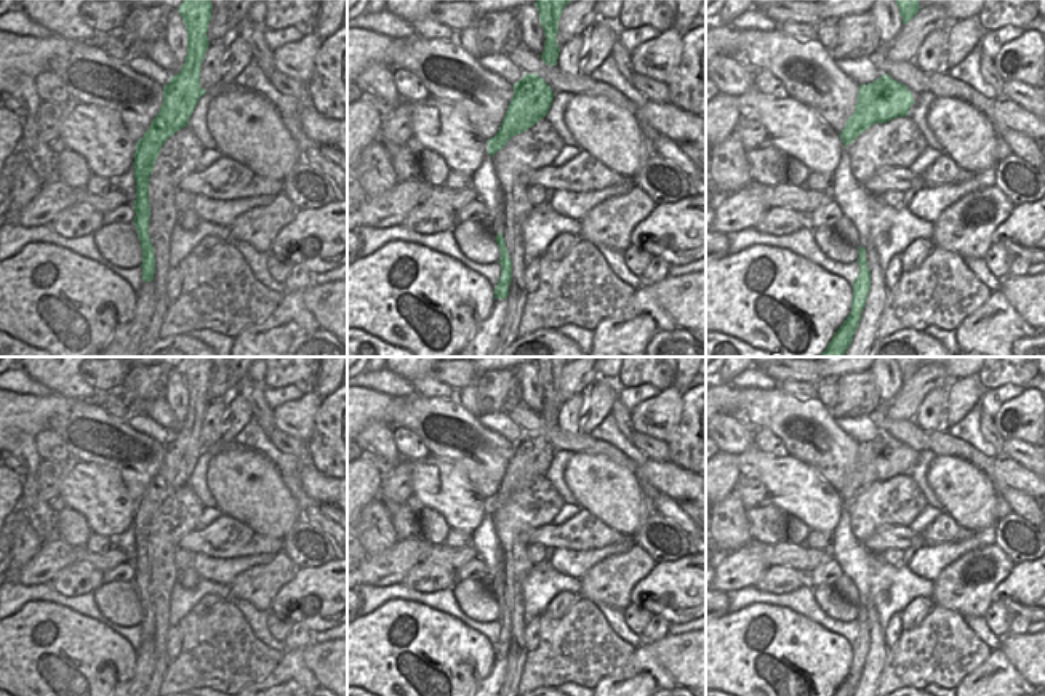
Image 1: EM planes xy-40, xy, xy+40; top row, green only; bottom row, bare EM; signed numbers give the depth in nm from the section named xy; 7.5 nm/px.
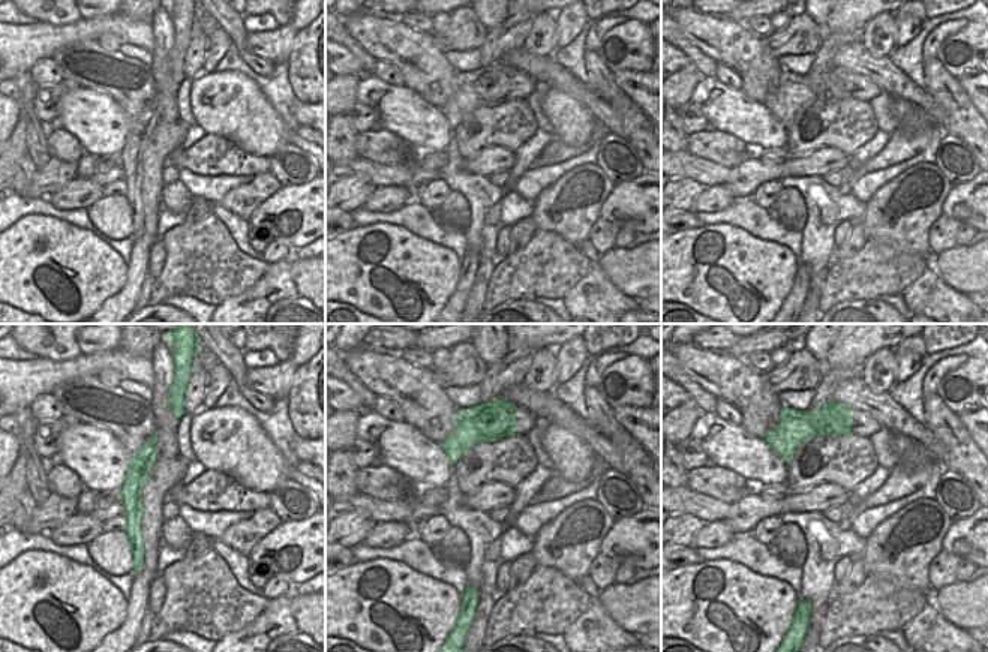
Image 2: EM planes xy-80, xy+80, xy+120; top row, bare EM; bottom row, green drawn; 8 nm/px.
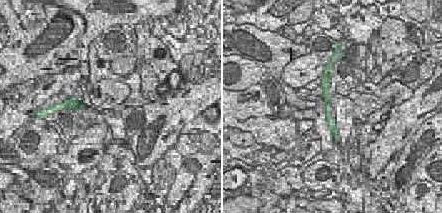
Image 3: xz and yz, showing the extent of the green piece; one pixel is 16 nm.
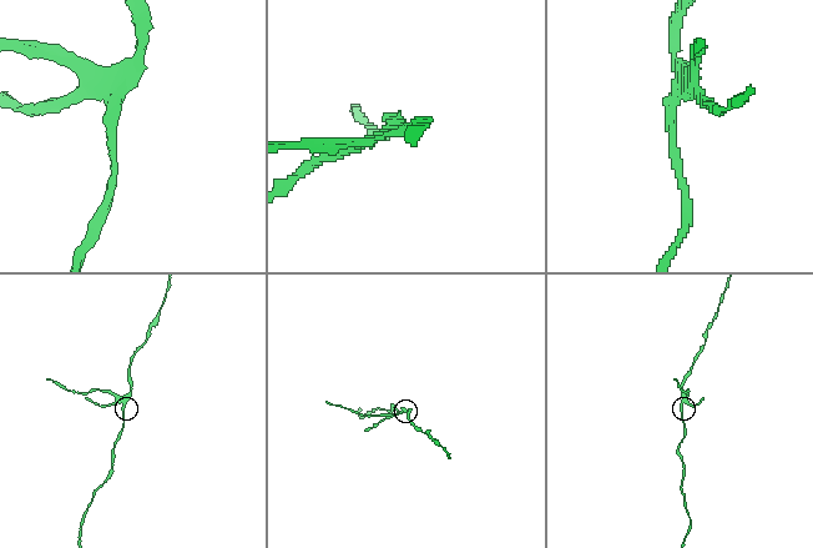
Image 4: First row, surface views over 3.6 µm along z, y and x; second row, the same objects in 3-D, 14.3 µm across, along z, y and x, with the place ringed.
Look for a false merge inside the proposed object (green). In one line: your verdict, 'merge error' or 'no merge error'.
merge error

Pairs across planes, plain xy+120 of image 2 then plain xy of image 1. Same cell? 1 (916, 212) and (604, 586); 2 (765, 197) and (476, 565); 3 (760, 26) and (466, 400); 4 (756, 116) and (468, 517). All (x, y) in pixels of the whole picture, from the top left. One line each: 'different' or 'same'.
1: same
2: same
3: different
4: same

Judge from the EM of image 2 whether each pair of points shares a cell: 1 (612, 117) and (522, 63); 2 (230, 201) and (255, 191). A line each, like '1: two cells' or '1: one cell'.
1: one cell
2: one cell

